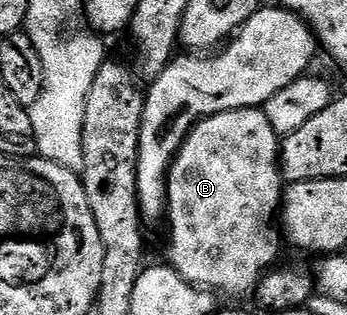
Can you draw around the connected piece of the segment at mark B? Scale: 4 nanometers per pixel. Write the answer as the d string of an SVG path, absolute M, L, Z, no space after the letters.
M240 107L234 111L224 111L218 115L212 115L199 122L185 138L169 168L168 176L168 210L169 221L169 259L168 266L174 267L184 279L202 289L208 289L214 293L222 291L225 295L249 295L256 292L257 284L265 278L267 272L274 266L273 263L281 255L281 243L283 235L279 230L278 215L283 198L283 180L281 178L281 144L275 128L271 125L268 114L264 110L255 107Z

